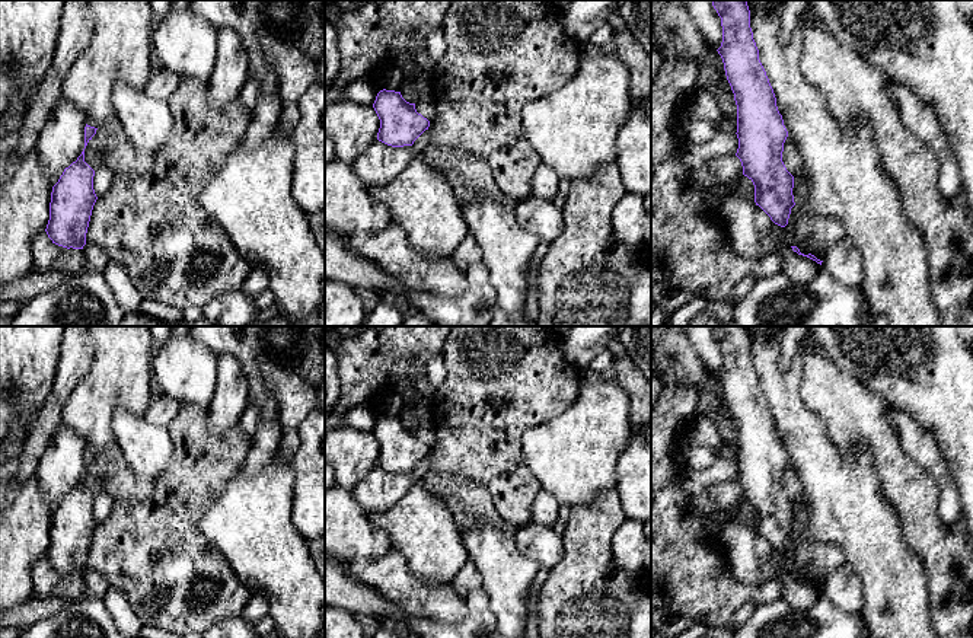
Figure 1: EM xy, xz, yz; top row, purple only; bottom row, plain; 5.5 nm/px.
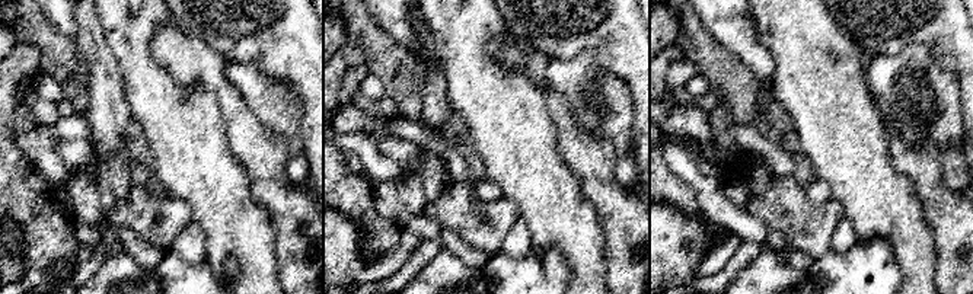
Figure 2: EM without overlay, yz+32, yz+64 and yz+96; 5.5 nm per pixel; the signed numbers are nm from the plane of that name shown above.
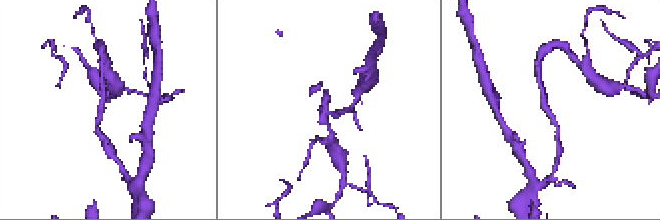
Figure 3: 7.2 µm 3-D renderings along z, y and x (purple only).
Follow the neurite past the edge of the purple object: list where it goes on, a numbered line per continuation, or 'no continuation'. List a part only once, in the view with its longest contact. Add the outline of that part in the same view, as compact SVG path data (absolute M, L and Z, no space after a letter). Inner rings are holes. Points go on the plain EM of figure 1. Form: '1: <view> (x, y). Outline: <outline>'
no continuation

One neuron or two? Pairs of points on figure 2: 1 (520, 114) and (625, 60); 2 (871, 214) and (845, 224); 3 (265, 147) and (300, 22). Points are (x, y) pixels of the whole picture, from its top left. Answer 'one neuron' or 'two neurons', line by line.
1: two neurons
2: two neurons
3: two neurons

